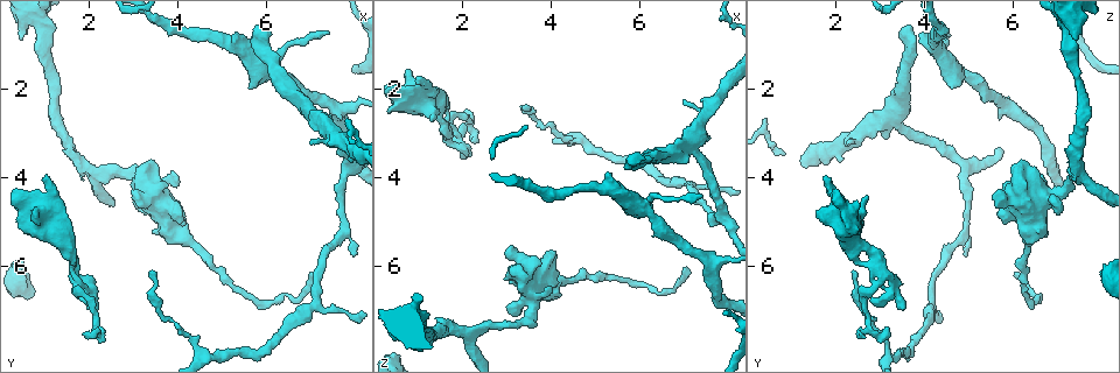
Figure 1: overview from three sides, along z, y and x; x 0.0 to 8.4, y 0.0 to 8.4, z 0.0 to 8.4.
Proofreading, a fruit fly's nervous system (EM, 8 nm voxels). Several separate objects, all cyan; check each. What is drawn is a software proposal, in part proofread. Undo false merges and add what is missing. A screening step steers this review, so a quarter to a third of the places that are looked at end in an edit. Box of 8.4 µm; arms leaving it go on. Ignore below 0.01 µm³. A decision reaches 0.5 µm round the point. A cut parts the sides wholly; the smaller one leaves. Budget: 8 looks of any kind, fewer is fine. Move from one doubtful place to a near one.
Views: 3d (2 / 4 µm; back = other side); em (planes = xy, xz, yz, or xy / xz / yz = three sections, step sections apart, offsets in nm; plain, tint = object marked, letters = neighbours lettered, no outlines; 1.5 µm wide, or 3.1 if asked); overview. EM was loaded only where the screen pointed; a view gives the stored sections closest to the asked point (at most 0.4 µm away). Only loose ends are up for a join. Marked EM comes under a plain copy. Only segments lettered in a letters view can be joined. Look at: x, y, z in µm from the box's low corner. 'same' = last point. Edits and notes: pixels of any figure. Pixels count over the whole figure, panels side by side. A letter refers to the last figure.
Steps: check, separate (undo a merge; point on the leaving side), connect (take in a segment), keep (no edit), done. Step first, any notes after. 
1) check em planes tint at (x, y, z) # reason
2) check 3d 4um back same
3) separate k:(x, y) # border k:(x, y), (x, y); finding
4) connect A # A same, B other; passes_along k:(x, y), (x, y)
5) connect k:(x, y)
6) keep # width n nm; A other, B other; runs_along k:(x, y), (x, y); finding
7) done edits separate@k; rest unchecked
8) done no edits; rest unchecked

check em planes letters at (1.25, 4.40, 2.70) # free end

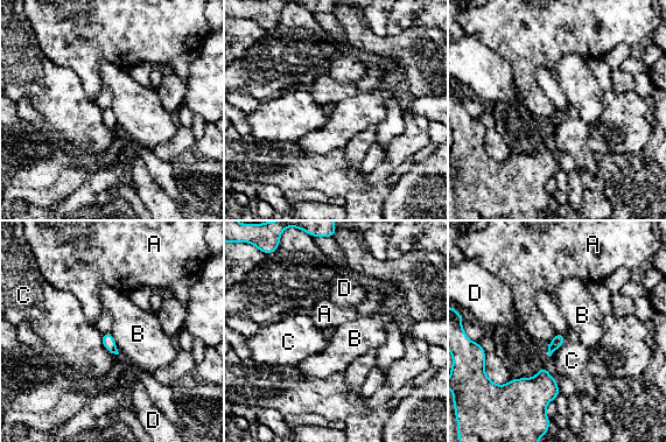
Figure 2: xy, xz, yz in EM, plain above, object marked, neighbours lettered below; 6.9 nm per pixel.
keep # A other, B other, C other, D other; border 2:(102, 334), (102, 344), (118, 355); none of them fits

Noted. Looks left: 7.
check em xz step 8 tint at (7.40, 0.70, 4.40) # branch stops here

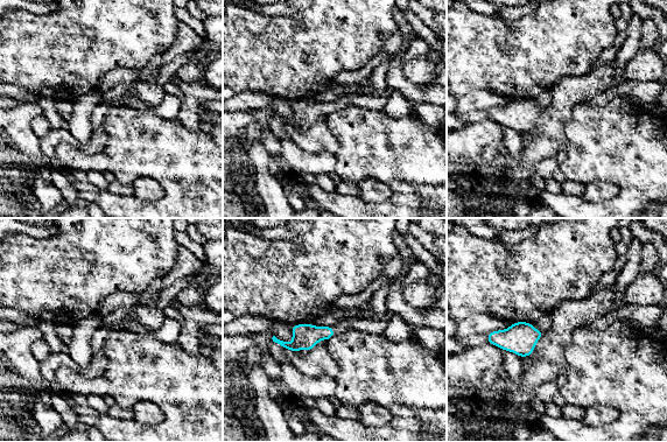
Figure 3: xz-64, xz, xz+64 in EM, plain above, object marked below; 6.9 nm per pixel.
check em planes letters same # cut it another way

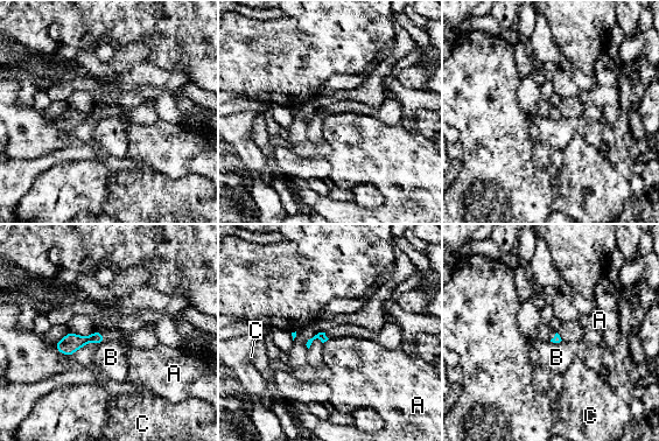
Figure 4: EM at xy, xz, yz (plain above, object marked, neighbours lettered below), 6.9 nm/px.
keep # A other, B other, C other; border 4:(328, 338), (323, 343); none of them fits

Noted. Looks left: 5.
check 3d 4um at (5.90, 0.60, 3.50) # an open end

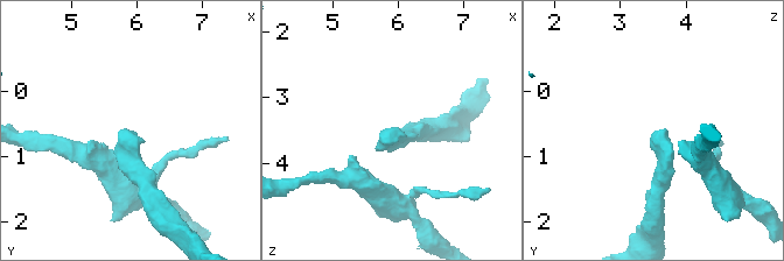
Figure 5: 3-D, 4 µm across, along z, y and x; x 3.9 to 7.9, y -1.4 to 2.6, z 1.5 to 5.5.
check em planes letters at (5.90, 0.65, 3.50) # now the EM

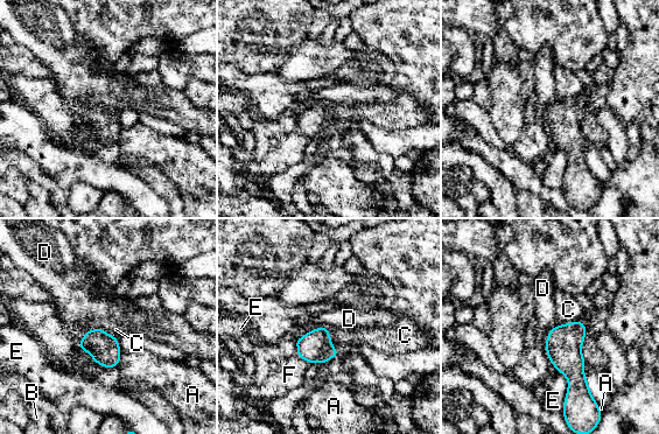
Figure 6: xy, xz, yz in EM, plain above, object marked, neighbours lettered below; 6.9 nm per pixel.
connect F # longest_contact E 280 nm; A other, B other, C other, D other, E other, F same; the cell continues

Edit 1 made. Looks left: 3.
done edits connect@6; rest unchecked

